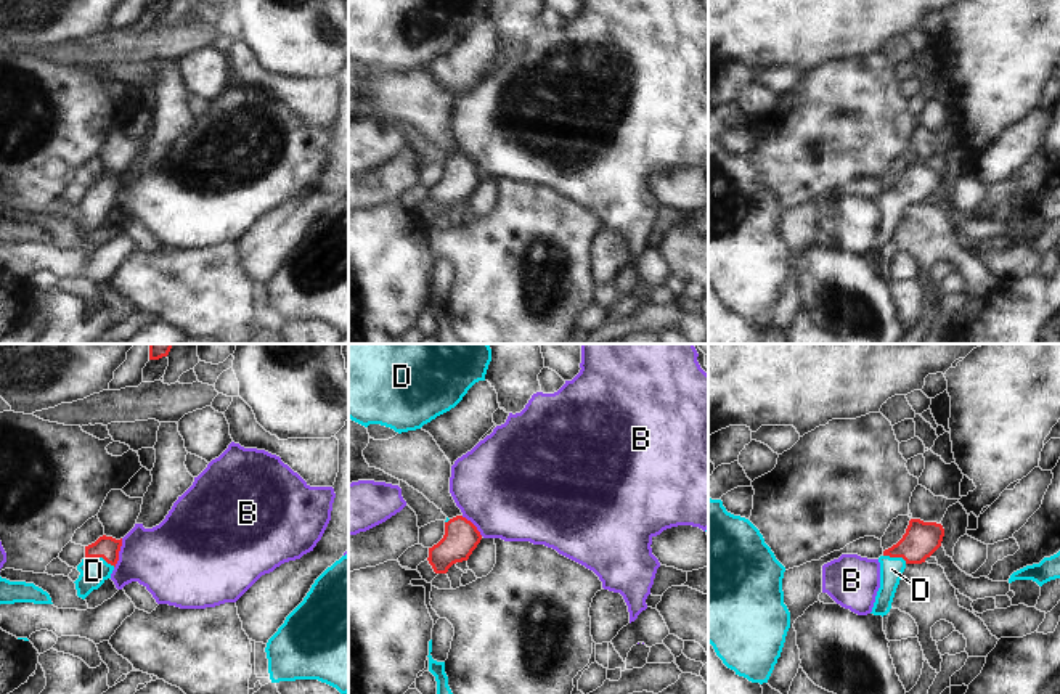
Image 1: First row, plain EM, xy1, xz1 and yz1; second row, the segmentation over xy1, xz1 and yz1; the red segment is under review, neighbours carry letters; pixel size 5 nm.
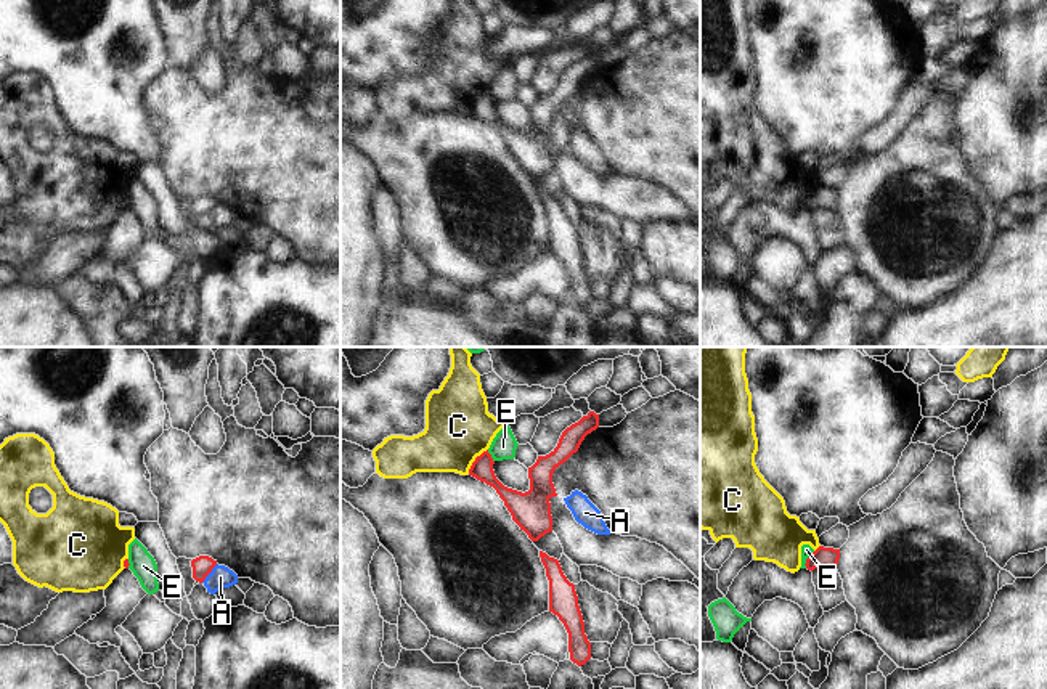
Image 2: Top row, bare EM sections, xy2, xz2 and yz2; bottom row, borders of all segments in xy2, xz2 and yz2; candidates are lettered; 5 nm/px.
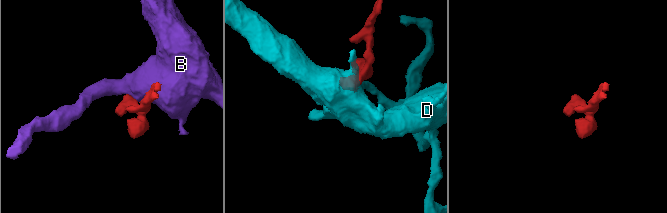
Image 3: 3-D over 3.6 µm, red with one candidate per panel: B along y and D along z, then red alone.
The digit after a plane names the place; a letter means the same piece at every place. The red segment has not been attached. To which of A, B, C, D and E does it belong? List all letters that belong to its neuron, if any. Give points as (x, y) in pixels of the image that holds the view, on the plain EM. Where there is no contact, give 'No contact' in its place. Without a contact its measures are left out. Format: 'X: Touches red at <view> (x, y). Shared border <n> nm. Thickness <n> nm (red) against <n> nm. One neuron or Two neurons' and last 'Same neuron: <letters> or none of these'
A: Touches red at xy2 (209, 212). Shared border 130 nm. Thickness 100 nm (red) against 110 nm. Two neurons
B: Touches red at xy1 (118, 193). Shared border 160 nm. Thickness 120 nm (red) against 340 nm. Two neurons
C: Touches red at xz2 (476, 100). Shared border 160 nm. Thickness 110 nm (red) against 340 nm. Two neurons
D: Touches red at xy1 (100, 196). Shared border 160 nm. Thickness 120 nm (red) against 140 nm. One neuron
E: Touches red at yz2 (806, 199). Shared border 100 nm. Thickness 110 nm (red) against 60 nm. Two neurons
Same neuron: D

